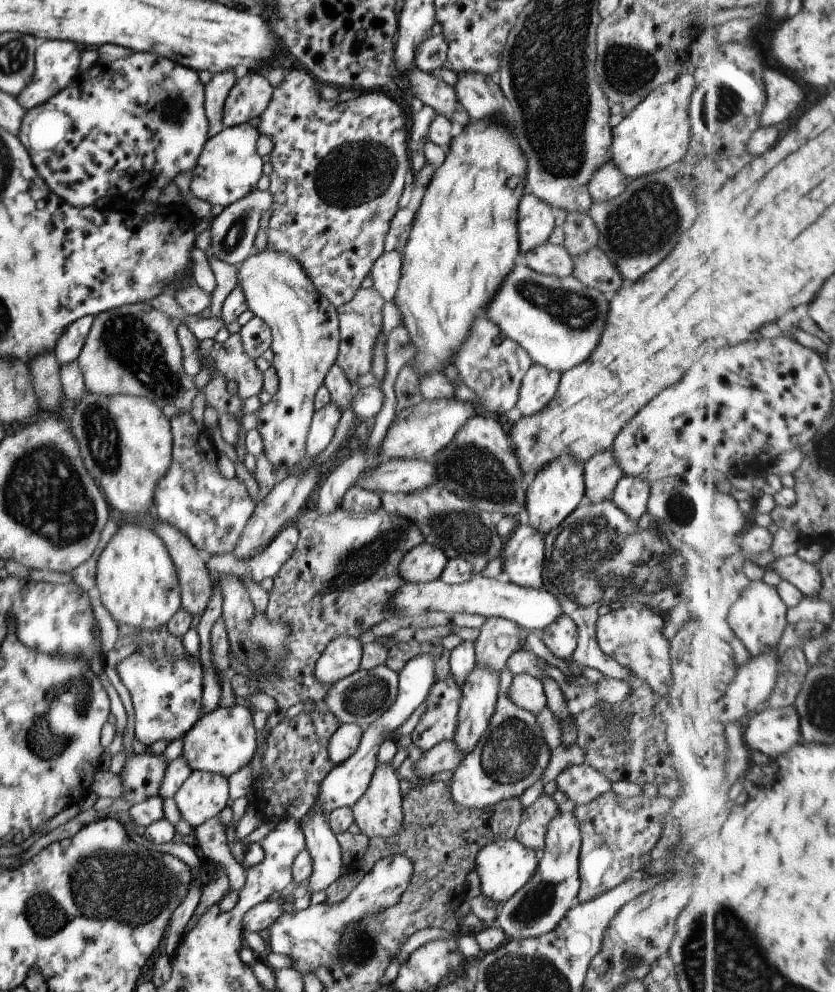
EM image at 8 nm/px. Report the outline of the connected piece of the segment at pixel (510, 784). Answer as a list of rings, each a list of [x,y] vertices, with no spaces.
[[[507,669],[500,672],[498,701],[486,733],[459,766],[445,775],[444,782],[451,789],[452,800],[462,807],[482,809],[503,799],[520,797],[528,786],[543,776],[548,765],[551,753],[536,716],[508,698],[513,679],[514,675]]]

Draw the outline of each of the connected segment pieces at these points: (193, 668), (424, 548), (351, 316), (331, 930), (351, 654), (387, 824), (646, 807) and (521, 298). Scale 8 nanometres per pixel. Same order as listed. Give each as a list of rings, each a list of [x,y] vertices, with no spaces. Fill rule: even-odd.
[[[142,654],[116,663],[122,684],[130,691],[134,705],[135,738],[146,747],[159,741],[172,743],[201,718],[203,705],[203,668],[198,657],[150,657]]]
[[[424,542],[404,556],[399,574],[405,583],[426,583],[437,580],[448,562],[442,550]]]
[[[373,287],[360,288],[350,303],[337,309],[341,340],[336,364],[340,366],[353,386],[358,376],[367,374],[371,370],[372,352],[383,328],[381,311],[384,304],[384,298]]]
[[[389,855],[376,862],[373,870],[363,878],[354,891],[339,904],[314,906],[305,910],[288,907],[276,918],[265,934],[268,949],[276,954],[292,958],[299,973],[312,973],[321,965],[342,963],[339,944],[344,928],[349,923],[364,919],[367,915],[387,910],[401,899],[413,876],[413,865],[406,855]]]
[[[339,635],[322,652],[315,667],[315,678],[330,685],[351,676],[359,669],[363,645],[358,637]]]
[[[390,763],[378,764],[364,795],[351,808],[355,817],[354,830],[369,840],[374,837],[388,839],[399,834],[403,822],[403,799],[400,794],[400,777]]]
[[[611,791],[575,809],[581,831],[579,903],[593,900],[647,870],[647,864],[652,861],[651,851],[660,839],[672,804],[664,796],[650,798],[641,795],[624,799]]]
[[[523,261],[516,264],[501,290],[488,308],[488,318],[496,322],[506,337],[524,348],[536,365],[561,376],[593,356],[609,314],[609,302],[602,292],[585,286],[573,275],[539,274]]]

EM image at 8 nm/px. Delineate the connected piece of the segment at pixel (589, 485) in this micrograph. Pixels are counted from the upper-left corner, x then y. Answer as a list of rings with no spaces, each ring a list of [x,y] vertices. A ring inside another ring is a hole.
[[[612,446],[595,453],[583,466],[587,498],[595,503],[611,500],[618,480],[624,475],[614,457]]]

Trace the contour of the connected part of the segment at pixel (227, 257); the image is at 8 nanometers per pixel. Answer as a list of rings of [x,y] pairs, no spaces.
[[[256,188],[243,200],[224,208],[211,222],[212,240],[208,246],[208,256],[216,256],[218,260],[230,265],[240,265],[252,252],[255,246],[255,238],[260,231],[260,219],[262,213],[271,208],[272,198],[269,190]]]

